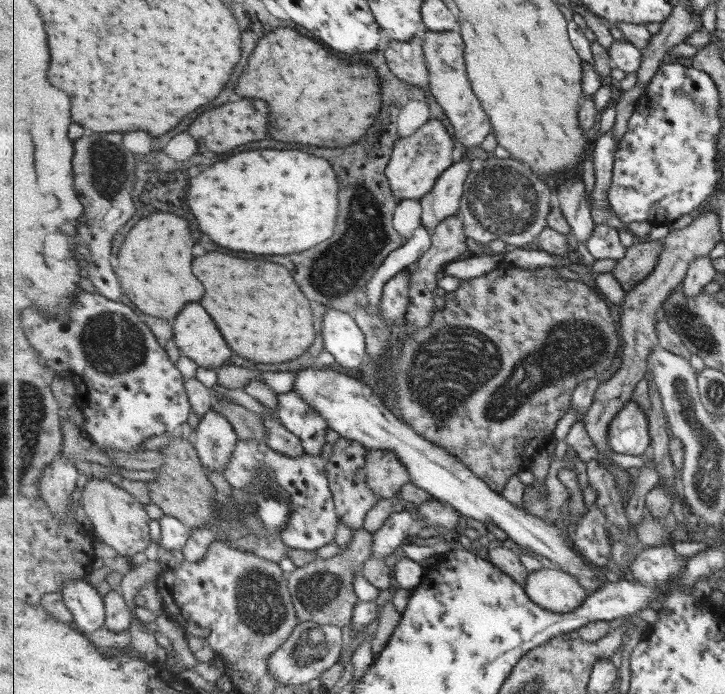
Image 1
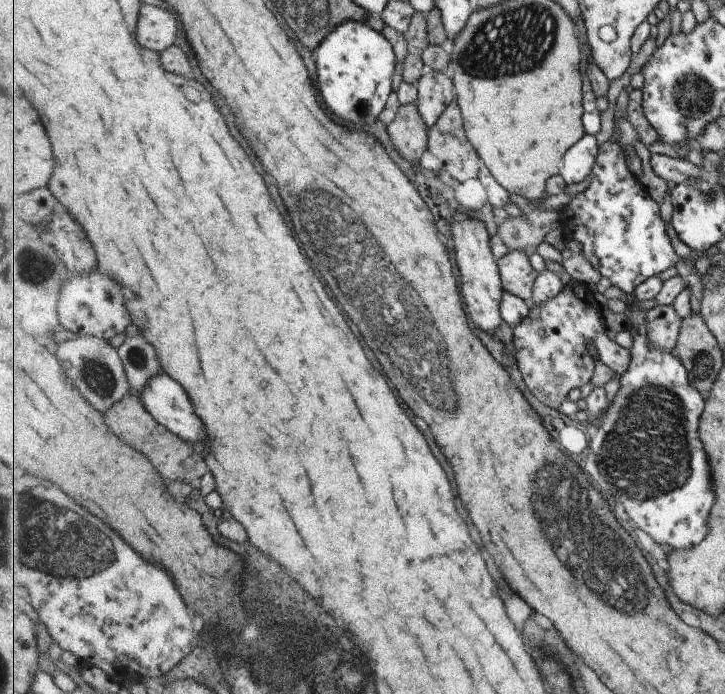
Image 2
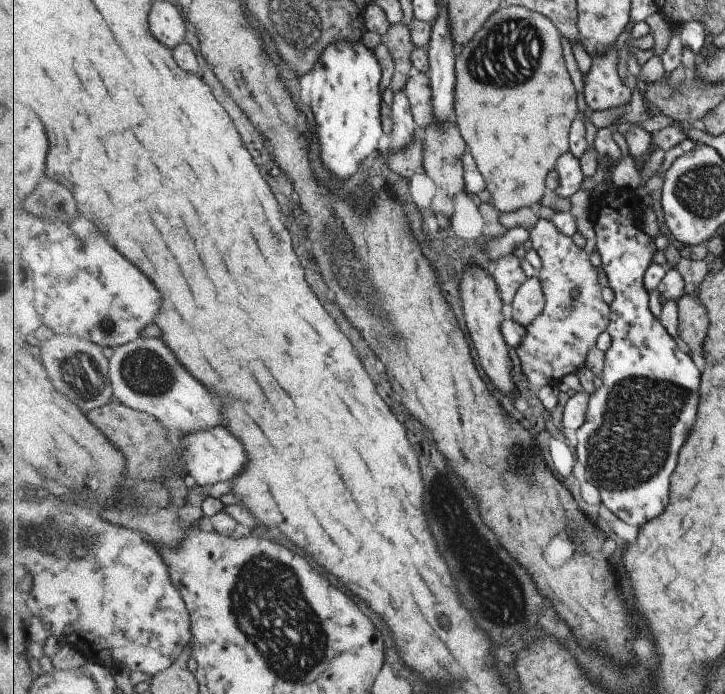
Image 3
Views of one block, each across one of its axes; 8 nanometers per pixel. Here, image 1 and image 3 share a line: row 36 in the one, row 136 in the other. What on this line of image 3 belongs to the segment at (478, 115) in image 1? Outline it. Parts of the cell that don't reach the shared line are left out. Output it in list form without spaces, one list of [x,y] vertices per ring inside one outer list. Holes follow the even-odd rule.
[[[457,123],[449,124],[431,124],[426,130],[424,154],[425,172],[436,186],[435,198],[431,204],[433,214],[442,213],[449,222],[453,216],[453,198],[466,189],[463,172],[463,156],[468,146],[463,139]]]

